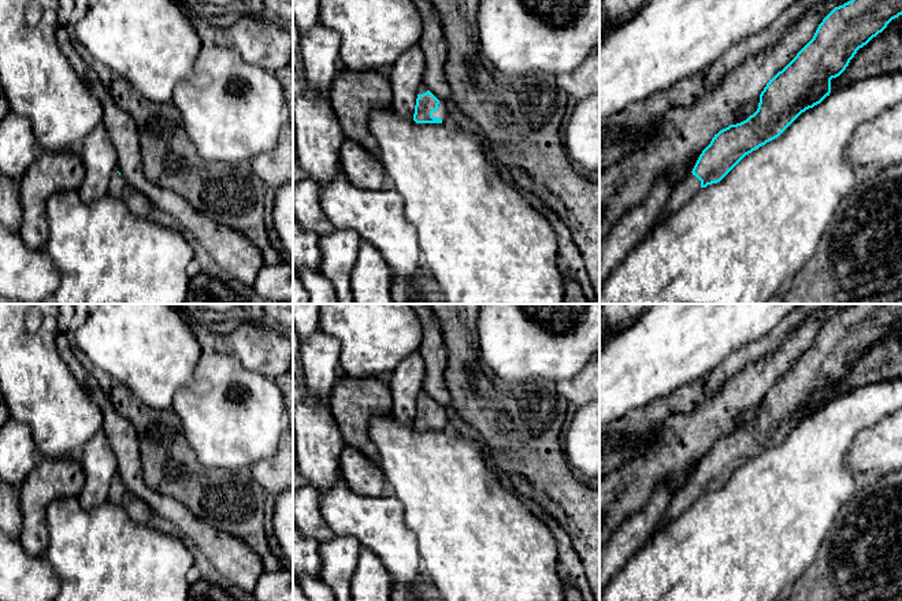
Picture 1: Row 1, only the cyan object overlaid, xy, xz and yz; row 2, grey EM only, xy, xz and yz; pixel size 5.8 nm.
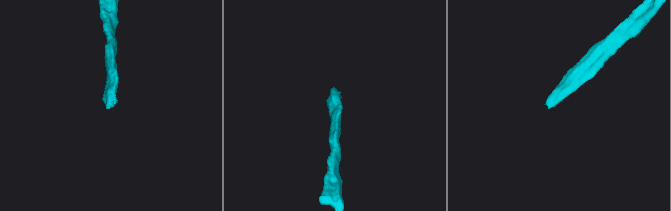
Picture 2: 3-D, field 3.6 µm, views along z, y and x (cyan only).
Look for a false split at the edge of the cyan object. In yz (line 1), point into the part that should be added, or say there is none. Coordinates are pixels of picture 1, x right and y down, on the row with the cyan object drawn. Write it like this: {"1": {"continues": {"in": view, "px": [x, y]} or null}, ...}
{"1": {"continues": {"in": "yz", "px": [690, 185]}}}

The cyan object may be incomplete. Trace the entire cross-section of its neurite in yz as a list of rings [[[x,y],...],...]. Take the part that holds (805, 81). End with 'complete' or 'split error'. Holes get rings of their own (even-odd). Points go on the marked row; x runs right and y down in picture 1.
[[[850,0],[835,7],[819,25],[813,38],[769,79],[760,94],[757,111],[746,120],[730,125],[714,134],[693,171],[673,189],[656,226],[687,204],[702,188],[720,182],[746,155],[777,138],[802,112],[829,96],[831,79],[839,77],[857,51],[899,15],[902,15],[902,0]]] | split error

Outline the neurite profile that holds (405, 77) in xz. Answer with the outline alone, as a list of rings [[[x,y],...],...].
[[[413,45],[391,64],[387,77],[391,88],[391,107],[401,118],[411,118],[415,114],[417,89],[423,84],[426,57],[419,48]]]

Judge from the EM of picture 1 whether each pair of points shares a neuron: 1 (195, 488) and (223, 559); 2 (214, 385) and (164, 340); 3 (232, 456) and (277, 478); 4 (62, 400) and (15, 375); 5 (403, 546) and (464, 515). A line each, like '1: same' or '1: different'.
1: different
2: different
3: different
4: same
5: different

